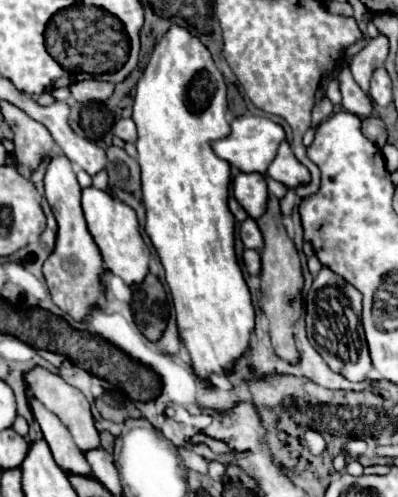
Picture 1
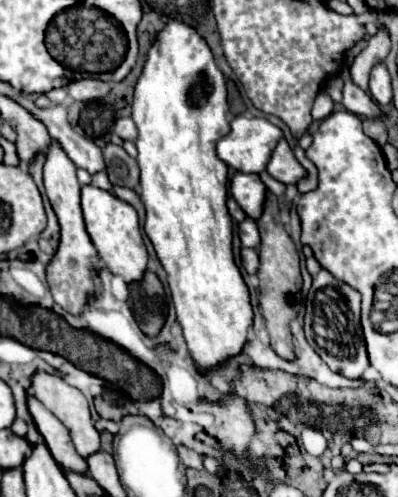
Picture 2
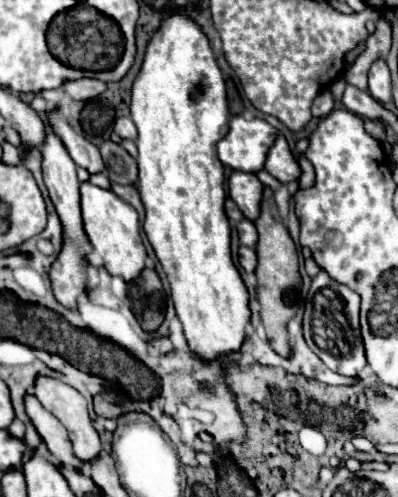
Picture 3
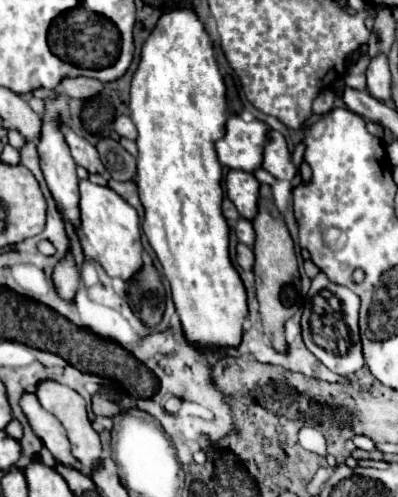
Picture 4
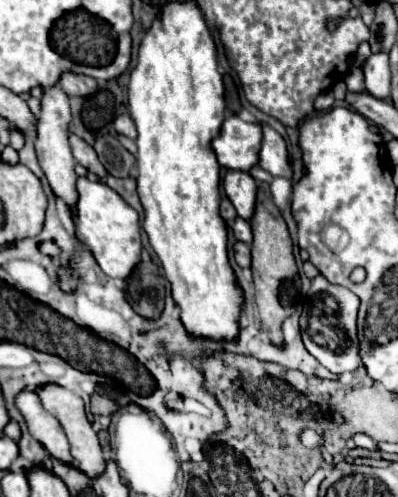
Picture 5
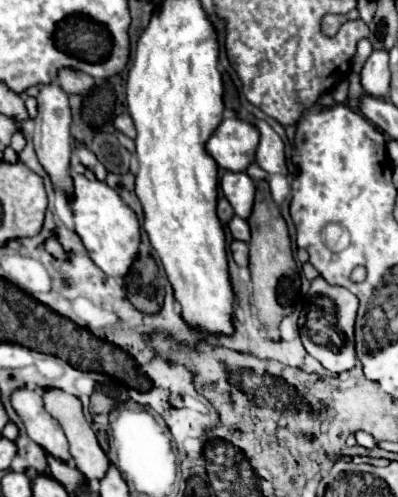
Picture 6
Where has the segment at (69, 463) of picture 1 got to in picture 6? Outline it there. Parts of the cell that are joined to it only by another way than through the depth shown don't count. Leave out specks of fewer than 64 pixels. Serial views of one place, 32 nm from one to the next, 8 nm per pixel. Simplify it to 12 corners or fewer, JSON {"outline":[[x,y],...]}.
{"outline":[[42,392],[10,396],[26,434],[50,456],[70,460],[68,440]]}

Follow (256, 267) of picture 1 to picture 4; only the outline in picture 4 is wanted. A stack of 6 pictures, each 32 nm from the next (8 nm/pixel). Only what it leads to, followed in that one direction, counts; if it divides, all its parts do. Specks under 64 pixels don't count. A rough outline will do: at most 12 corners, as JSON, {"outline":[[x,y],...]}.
{"outline":[[236,246],[236,262],[244,270],[252,270],[252,248]]}

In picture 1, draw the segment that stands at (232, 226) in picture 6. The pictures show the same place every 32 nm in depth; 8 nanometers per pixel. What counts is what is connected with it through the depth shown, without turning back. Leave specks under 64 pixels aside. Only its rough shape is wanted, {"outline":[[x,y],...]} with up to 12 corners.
{"outline":[[252,218],[240,224],[246,248],[260,250],[260,230]]}

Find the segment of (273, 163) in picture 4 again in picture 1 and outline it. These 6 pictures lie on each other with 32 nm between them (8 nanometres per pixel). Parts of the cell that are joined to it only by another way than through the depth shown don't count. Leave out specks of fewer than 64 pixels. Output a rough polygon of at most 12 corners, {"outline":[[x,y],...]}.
{"outline":[[288,142],[278,146],[268,166],[268,176],[296,188],[308,182]]}

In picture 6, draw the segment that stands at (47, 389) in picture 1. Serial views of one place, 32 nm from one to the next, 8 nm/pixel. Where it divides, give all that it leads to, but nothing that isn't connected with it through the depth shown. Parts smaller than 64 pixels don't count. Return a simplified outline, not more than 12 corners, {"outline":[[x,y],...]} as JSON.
{"outline":[[44,392],[44,408],[60,422],[76,468],[102,480],[110,460],[76,396]]}

